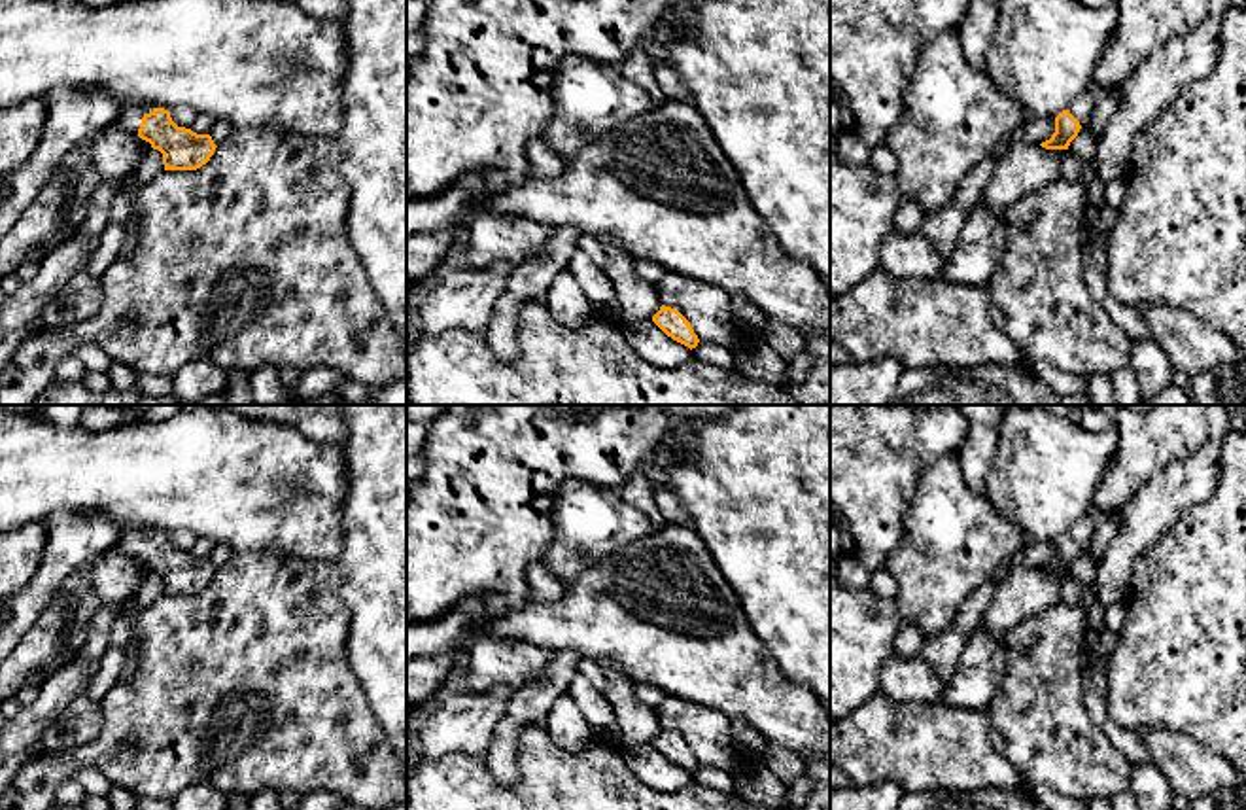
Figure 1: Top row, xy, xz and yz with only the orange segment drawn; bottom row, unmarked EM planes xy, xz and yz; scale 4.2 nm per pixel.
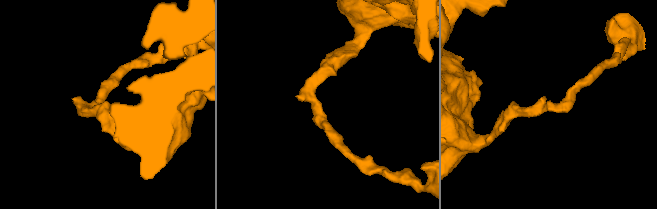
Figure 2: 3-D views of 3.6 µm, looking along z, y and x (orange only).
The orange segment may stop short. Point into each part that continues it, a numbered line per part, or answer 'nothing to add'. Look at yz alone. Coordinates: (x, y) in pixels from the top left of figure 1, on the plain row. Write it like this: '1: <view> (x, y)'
1: yz (1088, 525)

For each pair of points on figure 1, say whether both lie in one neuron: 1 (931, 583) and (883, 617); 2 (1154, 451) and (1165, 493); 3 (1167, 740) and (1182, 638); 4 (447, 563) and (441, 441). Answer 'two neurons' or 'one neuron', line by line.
1: two neurons
2: two neurons
3: two neurons
4: one neuron

